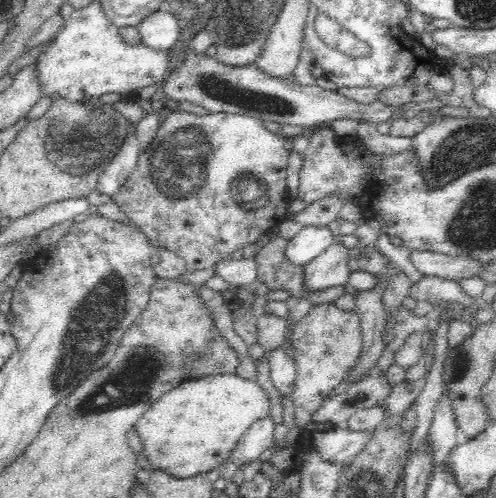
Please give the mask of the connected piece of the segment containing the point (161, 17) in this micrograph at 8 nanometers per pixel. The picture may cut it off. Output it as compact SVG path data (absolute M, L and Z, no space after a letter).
M156 10L137 25L141 42L154 50L169 50L180 38L177 19L168 12Z

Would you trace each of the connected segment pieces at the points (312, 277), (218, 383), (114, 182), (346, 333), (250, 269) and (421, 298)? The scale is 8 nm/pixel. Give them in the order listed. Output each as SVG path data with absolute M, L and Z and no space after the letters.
M333 242L322 254L304 267L304 285L310 293L333 286L346 285L351 274L348 269L349 248Z
M236 373L209 375L200 380L188 380L166 392L150 412L146 412L135 429L142 438L143 454L149 460L152 470L162 469L176 478L190 478L204 474L227 460L246 430L259 419L270 414L271 401L257 382L247 381Z
M128 132L116 157L112 158L112 161L106 165L104 172L98 177L95 190L108 194L110 197L116 194L136 168L137 160L141 154L136 134Z
M334 303L317 304L297 321L289 336L294 347L294 360L296 370L296 384L291 400L294 402L294 422L296 426L304 428L312 420L312 414L318 410L328 395L341 383L346 382L350 372L362 353L361 320L356 310L347 311L338 308Z
M228 256L226 259L220 259L214 267L216 276L220 276L231 290L235 290L240 286L251 288L258 282L256 263L252 257L236 260Z
M422 275L420 280L410 287L409 296L418 303L430 302L434 307L440 304L442 300L460 303L464 307L469 307L472 304L478 305L473 297L468 296L462 290L458 281L426 275Z

